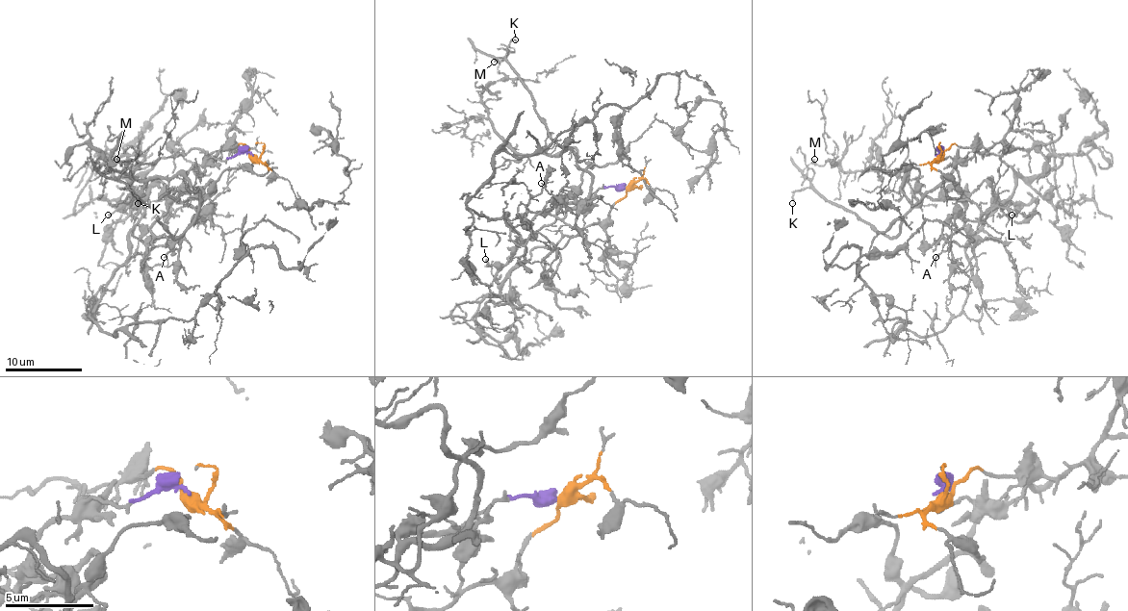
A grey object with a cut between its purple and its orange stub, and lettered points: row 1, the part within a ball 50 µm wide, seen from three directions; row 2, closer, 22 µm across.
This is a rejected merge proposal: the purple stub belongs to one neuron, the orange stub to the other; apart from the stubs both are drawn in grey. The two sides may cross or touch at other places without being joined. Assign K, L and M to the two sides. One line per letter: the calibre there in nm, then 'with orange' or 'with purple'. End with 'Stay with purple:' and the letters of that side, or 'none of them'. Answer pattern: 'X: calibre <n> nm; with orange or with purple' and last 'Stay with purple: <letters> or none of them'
K: calibre 120 nm; with purple
L: calibre 170 nm; with purple
M: calibre 120 nm; with purple
Stay with purple: K, L, M

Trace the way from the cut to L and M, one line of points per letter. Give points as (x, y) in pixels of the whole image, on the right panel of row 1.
L: (937, 154), (941, 160), (949, 158), (964, 192), (984, 181), (1001, 200), (1016, 204), (1011, 216)
M: (937, 154), (949, 158), (959, 190), (941, 181), (917, 204), (902, 190), (908, 175), (815, 160)

